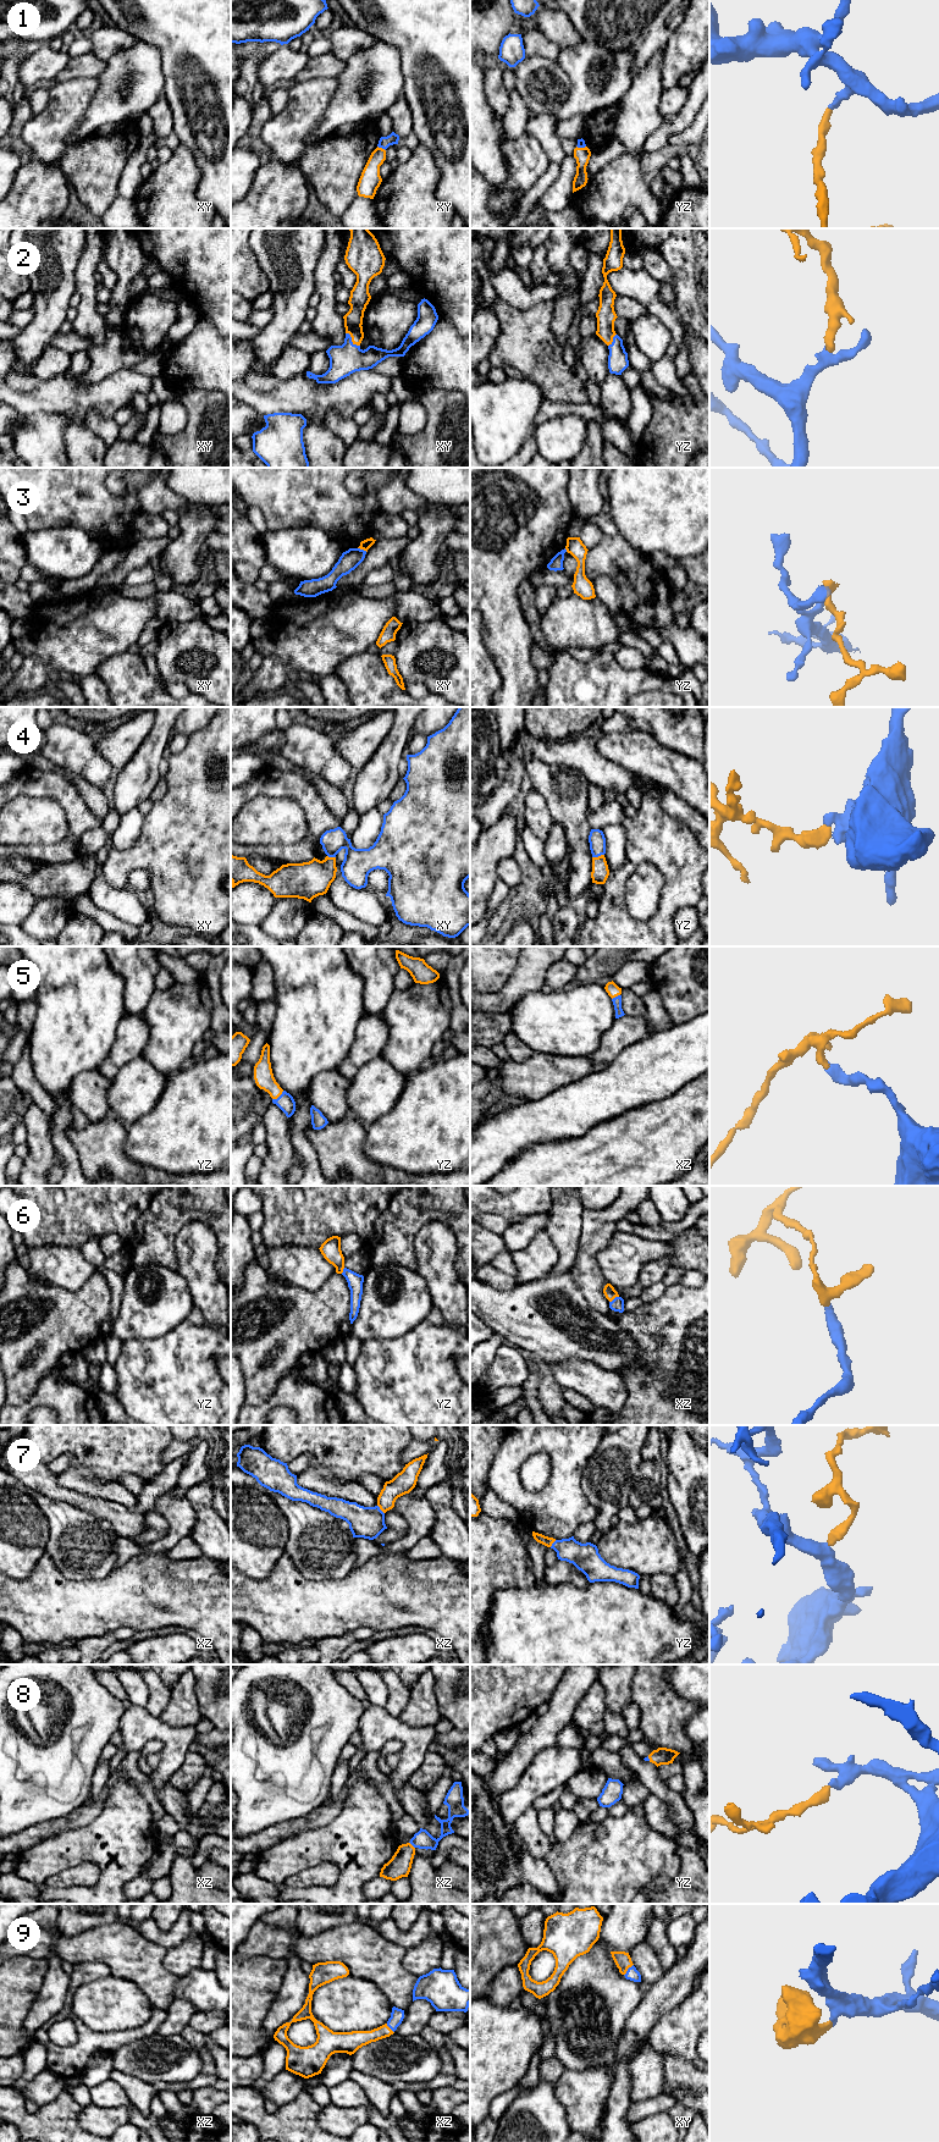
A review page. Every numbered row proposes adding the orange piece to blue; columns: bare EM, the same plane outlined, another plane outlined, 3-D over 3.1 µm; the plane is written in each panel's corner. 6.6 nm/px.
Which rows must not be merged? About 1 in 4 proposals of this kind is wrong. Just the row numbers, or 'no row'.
3

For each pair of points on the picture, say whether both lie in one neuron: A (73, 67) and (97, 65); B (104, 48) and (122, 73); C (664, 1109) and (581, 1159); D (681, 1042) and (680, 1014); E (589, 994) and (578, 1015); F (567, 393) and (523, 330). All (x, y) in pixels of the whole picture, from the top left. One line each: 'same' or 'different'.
A: same
B: different
C: same
D: different
E: same
F: same

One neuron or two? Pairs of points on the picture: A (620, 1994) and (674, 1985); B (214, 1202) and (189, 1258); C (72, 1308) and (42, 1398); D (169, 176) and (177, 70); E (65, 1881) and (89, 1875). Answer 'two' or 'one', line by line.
A: two
B: two
C: two
D: two
E: one

